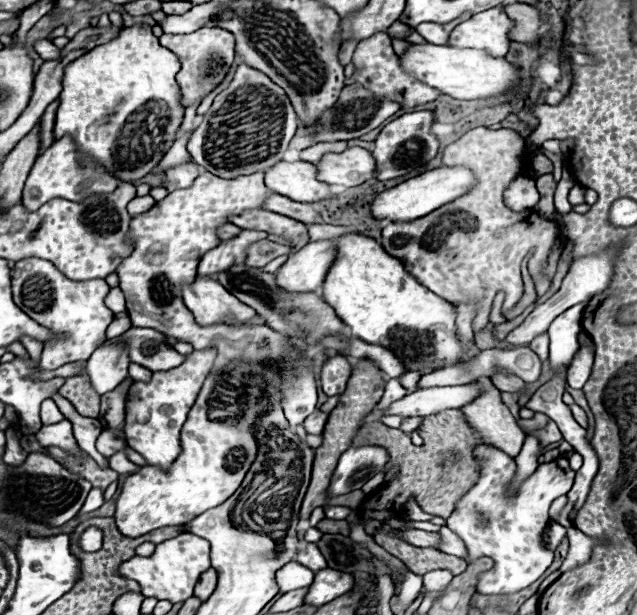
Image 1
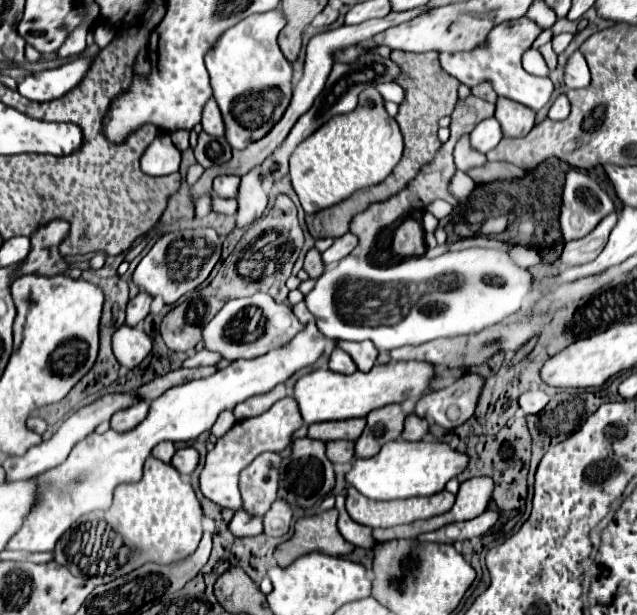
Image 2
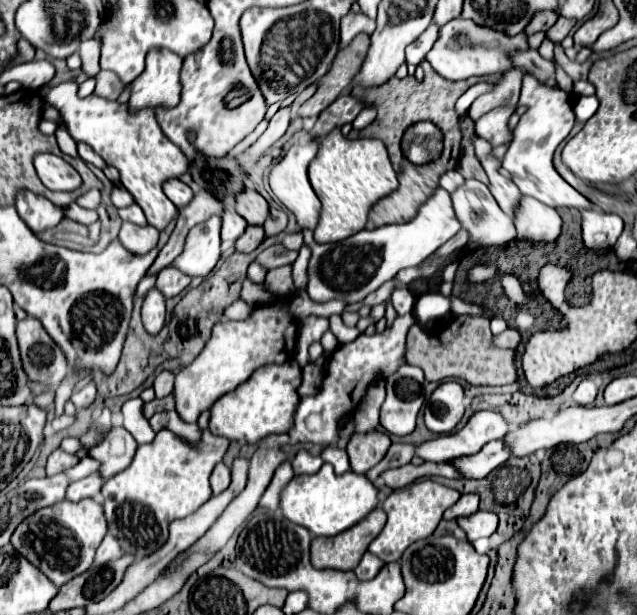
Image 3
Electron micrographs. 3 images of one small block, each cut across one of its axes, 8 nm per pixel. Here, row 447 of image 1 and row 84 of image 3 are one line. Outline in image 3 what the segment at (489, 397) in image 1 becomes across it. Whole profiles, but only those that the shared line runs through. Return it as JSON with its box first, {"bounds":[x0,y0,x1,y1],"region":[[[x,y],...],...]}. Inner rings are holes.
{"bounds":[468,70,522,120],"region":[[[508,70],[504,72],[502,80],[498,80],[494,84],[494,88],[482,96],[478,96],[470,110],[468,110],[468,116],[472,120],[480,118],[480,114],[486,114],[488,110],[496,108],[496,106],[516,106],[518,104],[518,96],[520,96],[520,88],[522,88],[522,72],[520,70]]]}

